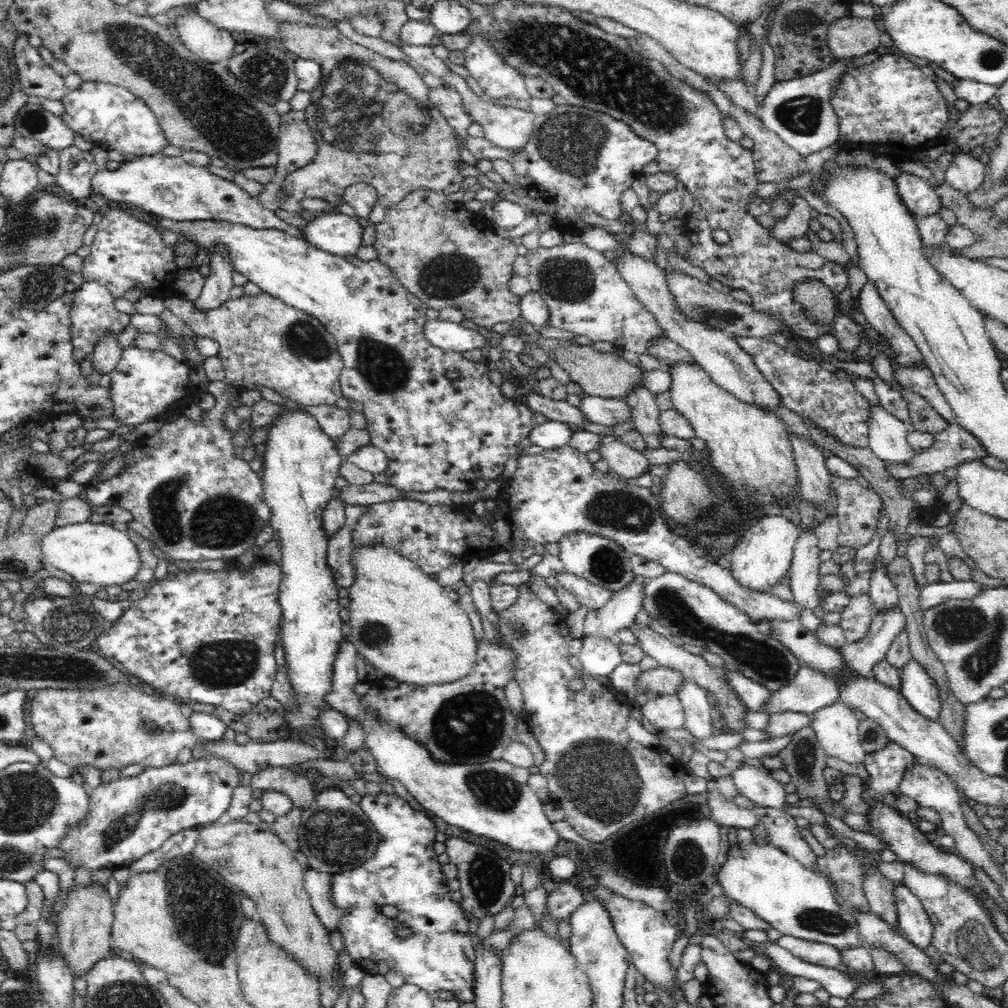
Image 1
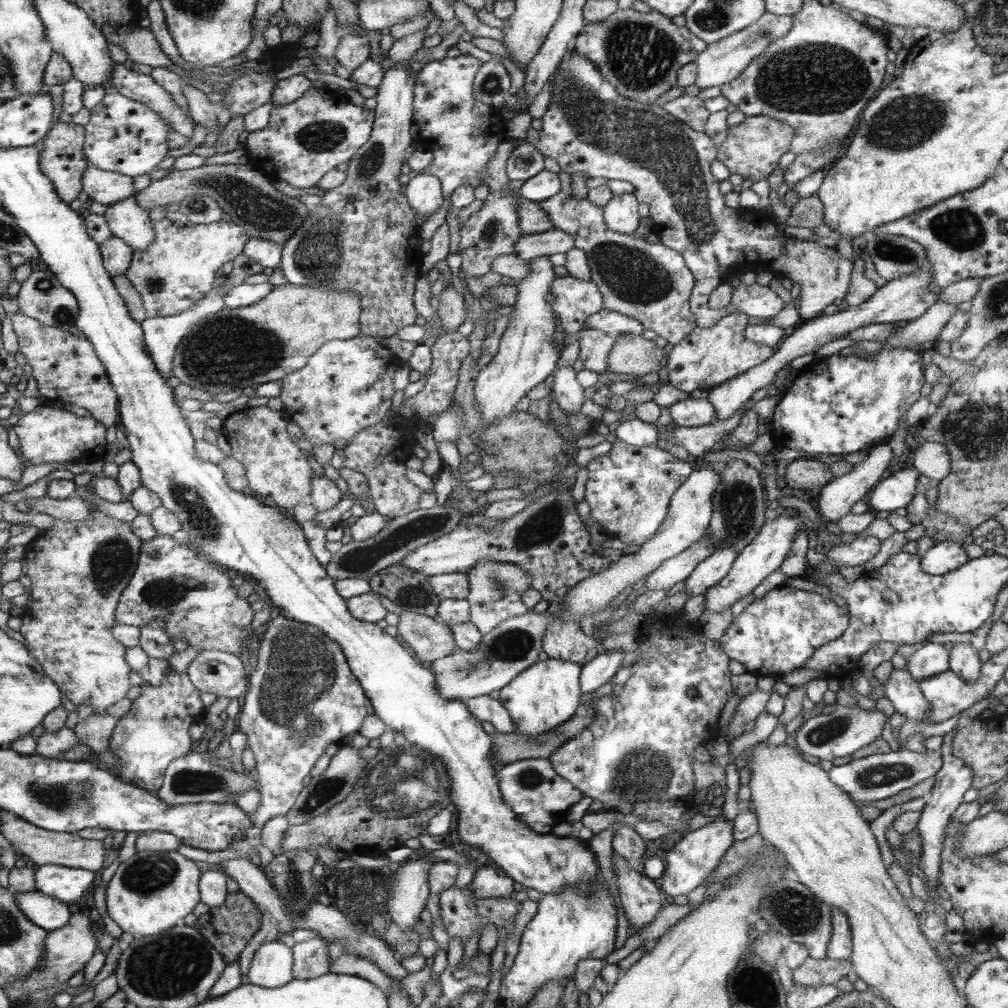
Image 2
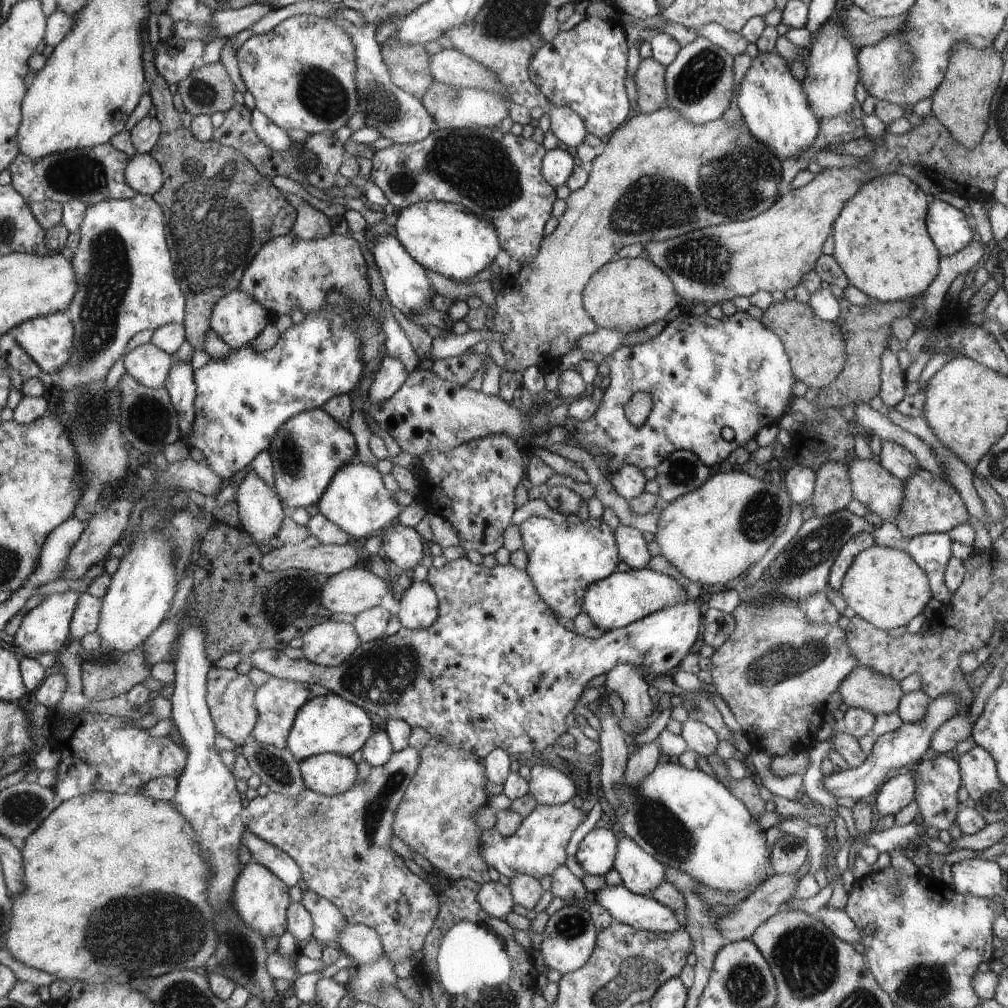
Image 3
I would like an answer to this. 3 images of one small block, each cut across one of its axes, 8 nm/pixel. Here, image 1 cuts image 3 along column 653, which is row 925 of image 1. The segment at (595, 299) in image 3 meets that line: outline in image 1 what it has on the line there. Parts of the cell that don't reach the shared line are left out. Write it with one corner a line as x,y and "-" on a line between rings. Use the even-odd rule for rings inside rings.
240,818
230,824
214,822
198,829
196,846
191,852
198,861
237,886
257,906
257,912
269,940
297,962
318,982
330,978
338,965
338,951
332,949
330,933
313,909
304,884
304,870
292,852
271,830
260,830

